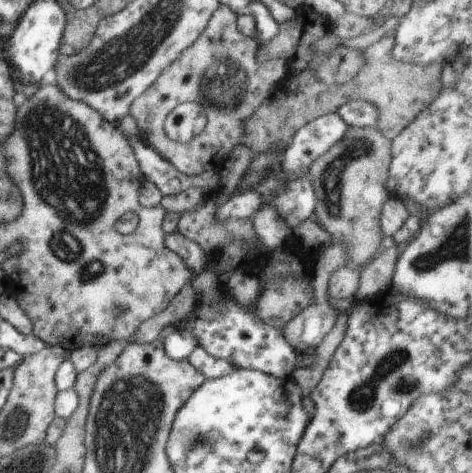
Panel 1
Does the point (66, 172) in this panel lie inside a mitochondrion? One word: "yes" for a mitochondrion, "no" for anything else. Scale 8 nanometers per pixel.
yes

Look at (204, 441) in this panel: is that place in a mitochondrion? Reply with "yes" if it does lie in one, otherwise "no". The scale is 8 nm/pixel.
yes

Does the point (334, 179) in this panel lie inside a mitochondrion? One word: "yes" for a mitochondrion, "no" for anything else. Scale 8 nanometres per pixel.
yes

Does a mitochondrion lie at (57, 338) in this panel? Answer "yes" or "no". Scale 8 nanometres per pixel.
no

